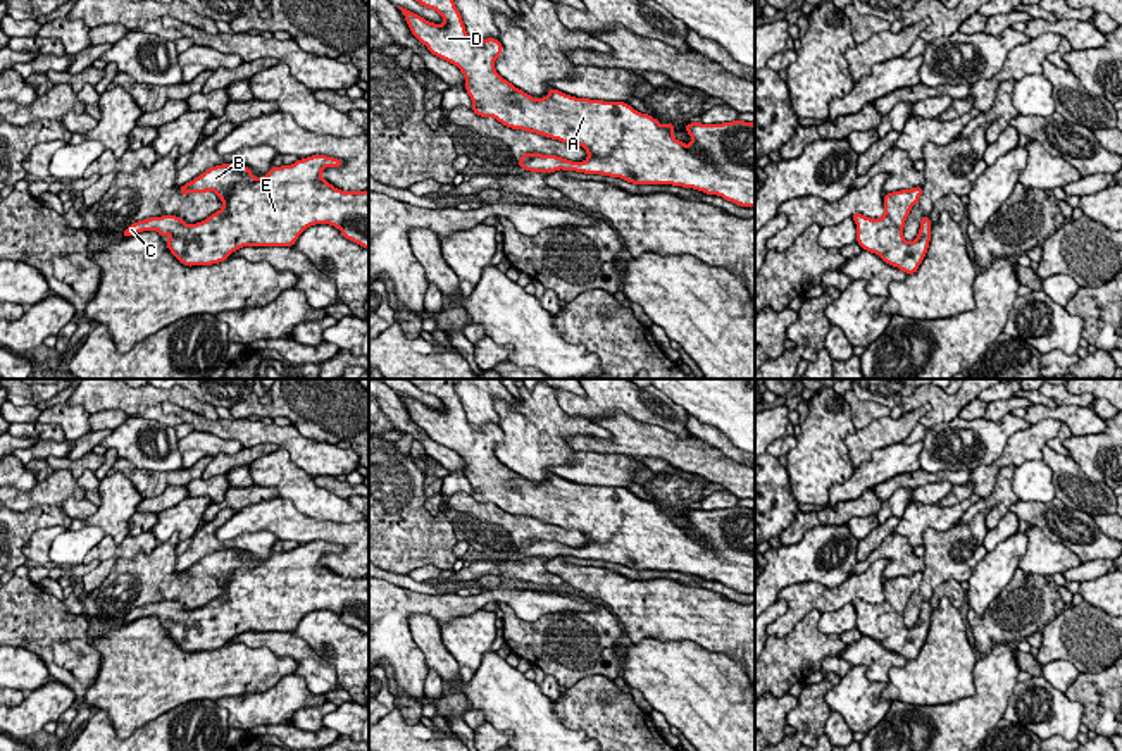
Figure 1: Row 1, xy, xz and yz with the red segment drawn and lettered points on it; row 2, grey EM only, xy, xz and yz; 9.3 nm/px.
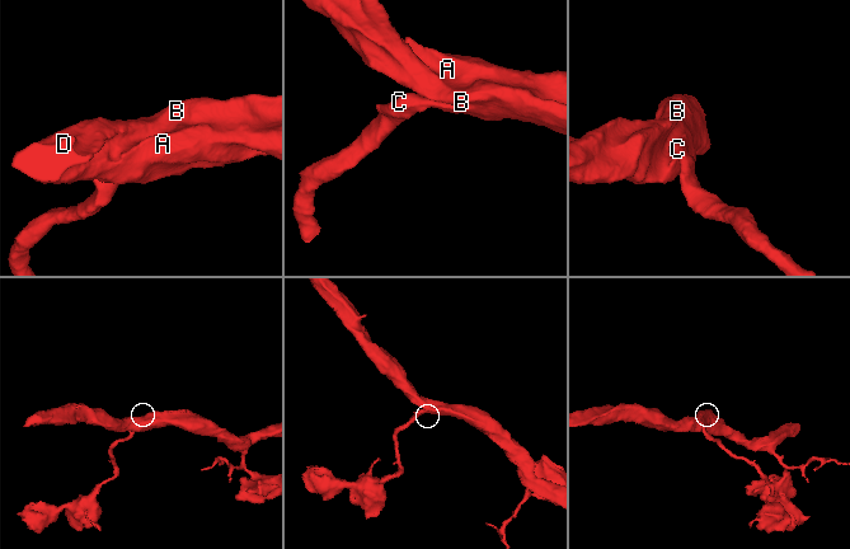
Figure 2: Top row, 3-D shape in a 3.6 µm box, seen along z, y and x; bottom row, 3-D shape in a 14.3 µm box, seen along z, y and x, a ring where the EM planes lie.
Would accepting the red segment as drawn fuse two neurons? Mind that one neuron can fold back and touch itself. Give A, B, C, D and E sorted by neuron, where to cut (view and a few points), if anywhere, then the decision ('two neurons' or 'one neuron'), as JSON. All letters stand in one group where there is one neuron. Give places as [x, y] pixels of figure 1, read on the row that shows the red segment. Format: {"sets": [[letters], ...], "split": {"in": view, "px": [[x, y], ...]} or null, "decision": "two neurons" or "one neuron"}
{"sets": [["A", "B", "C", "D", "E"]], "split": null, "decision": "one neuron"}

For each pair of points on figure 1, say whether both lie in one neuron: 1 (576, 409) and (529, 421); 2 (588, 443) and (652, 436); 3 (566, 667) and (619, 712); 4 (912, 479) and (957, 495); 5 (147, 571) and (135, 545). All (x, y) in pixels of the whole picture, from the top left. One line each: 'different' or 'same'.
1: different
2: same
3: different
4: different
5: different

